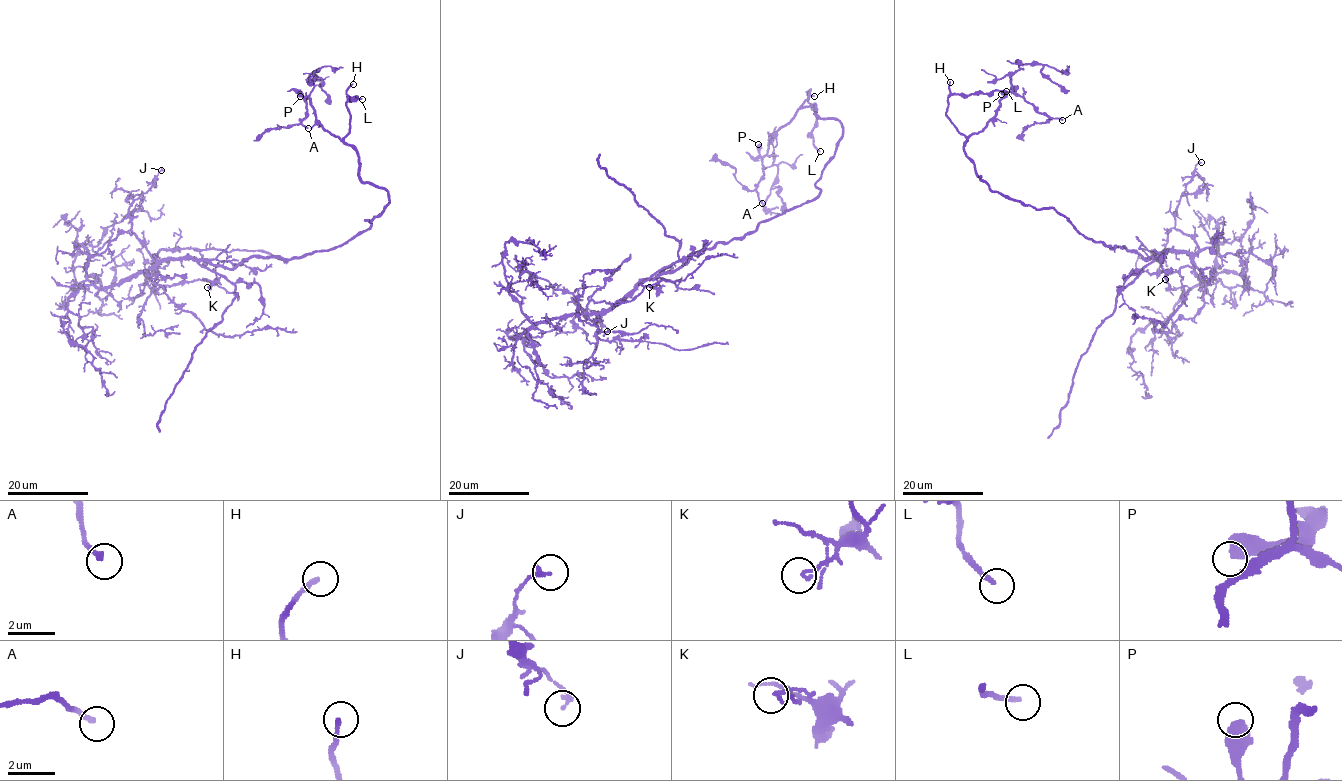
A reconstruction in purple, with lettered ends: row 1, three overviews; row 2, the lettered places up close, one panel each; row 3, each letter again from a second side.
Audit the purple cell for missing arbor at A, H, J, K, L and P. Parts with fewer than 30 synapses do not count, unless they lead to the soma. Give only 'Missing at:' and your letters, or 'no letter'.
Missing at: A, H, L

